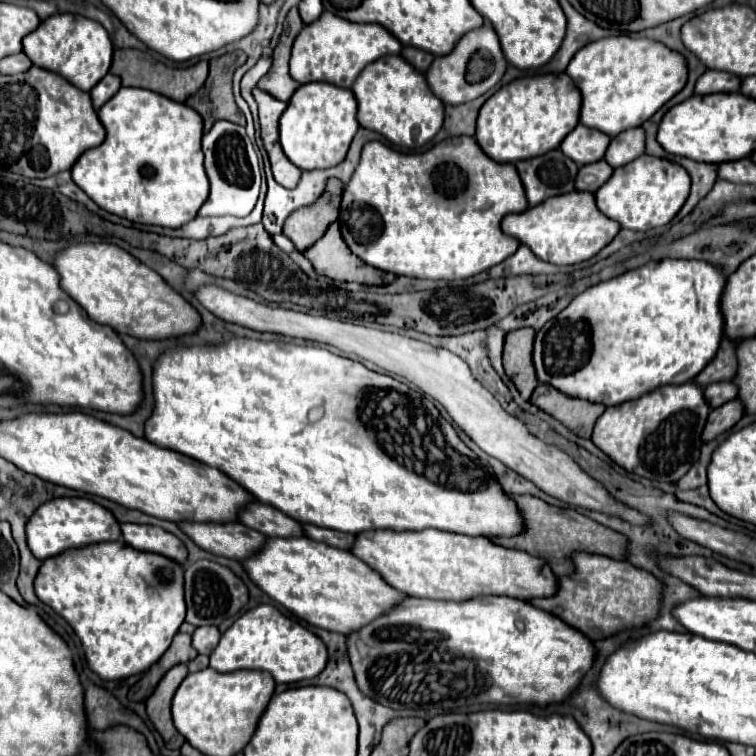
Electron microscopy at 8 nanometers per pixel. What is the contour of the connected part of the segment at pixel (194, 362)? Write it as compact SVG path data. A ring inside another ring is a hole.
M250 338L190 348L174 346L174 352L166 350L152 364L152 392L154 410L144 424L146 440L218 468L258 502L282 510L296 522L348 534L376 528L438 528L468 536L514 536L522 530L520 512L504 496L488 462L478 460L430 400L400 380L372 372L322 346ZM370 430L378 434L380 446ZM382 448L402 448L410 454L406 456L408 464L394 462ZM454 484L466 484L466 492Z

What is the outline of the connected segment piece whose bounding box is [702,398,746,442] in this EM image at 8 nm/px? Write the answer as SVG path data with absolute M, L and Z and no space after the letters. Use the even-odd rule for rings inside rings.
M730 400L726 404L722 404L720 408L714 408L708 416L708 422L706 422L706 428L702 432L702 440L708 442L708 440L714 440L718 434L730 430L742 416L744 416L744 404L742 400Z

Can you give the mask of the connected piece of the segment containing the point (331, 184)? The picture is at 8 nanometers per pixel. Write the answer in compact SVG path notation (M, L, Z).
M330 178L318 202L310 206L302 206L286 218L284 234L294 242L294 246L300 252L310 248L318 238L324 236L326 228L332 222L336 222L340 198L342 198L342 184L340 180Z

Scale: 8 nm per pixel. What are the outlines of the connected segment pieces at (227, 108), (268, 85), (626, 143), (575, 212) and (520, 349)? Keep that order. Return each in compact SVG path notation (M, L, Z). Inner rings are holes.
M240 50L210 60L210 74L206 84L192 98L186 100L186 104L202 116L204 132L208 132L218 120L232 120L240 126L246 126L244 114L238 110L232 96L234 70L240 68L244 62L246 54Z
M292 8L288 12L288 20L284 22L284 32L280 36L278 46L274 48L274 56L272 56L272 68L270 72L258 82L258 88L268 92L270 96L288 102L290 96L298 90L298 82L288 74L288 60L290 60L290 50L292 50L292 42L298 36L298 32L302 30L304 22L298 16L298 8Z
M632 128L626 130L622 134L618 134L616 138L612 138L604 160L610 162L612 168L624 166L628 162L632 162L634 158L644 154L644 130L642 128Z
M574 190L558 198L548 198L546 202L528 208L522 214L508 214L502 220L502 232L518 238L518 242L528 246L536 258L556 266L570 266L596 256L604 246L612 242L620 228L618 222L612 222L600 214L594 202L594 194Z
M522 328L506 334L504 344L504 370L510 380L516 384L524 400L530 400L534 388L538 386L534 362L532 362L532 346L534 346L536 330Z

